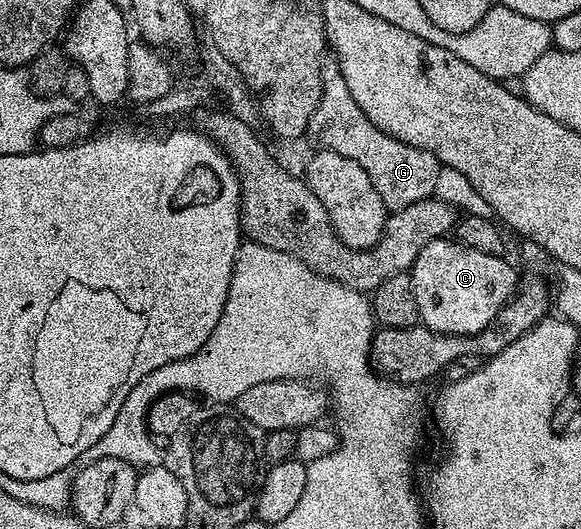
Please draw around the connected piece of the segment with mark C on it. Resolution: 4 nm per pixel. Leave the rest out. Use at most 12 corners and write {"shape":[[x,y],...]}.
{"shape":[[449,236],[411,271],[420,325],[483,332],[517,292],[499,254]]}

